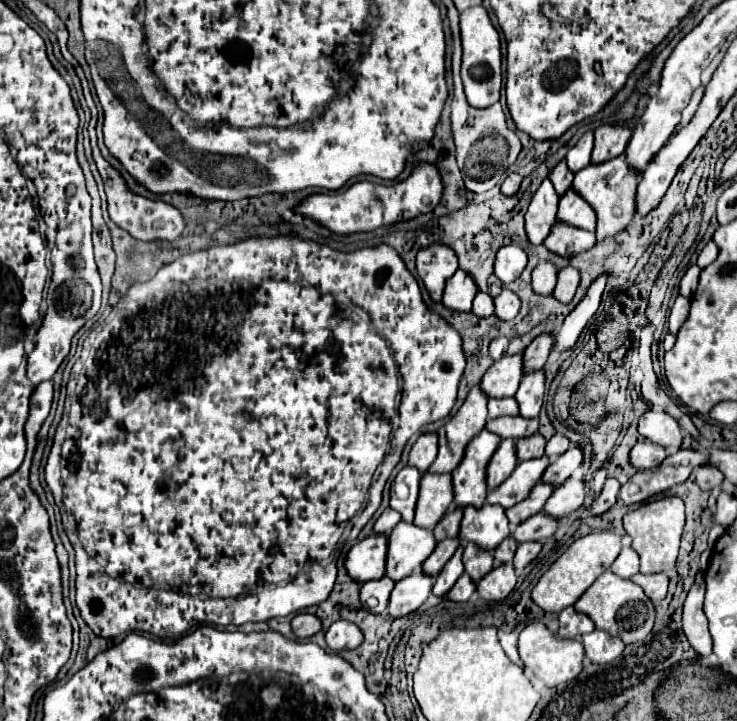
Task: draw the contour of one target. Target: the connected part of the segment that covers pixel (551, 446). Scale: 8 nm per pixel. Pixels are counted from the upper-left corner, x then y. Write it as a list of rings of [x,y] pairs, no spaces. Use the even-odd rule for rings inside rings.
[[[553,435],[553,437],[547,441],[545,455],[547,455],[549,459],[555,459],[555,457],[563,455],[567,449],[569,449],[569,439],[567,439],[565,435]]]

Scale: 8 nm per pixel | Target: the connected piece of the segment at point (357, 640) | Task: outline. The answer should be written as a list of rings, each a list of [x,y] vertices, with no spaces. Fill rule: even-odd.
[[[335,621],[325,633],[325,641],[333,651],[341,649],[357,649],[363,643],[363,631],[355,627],[355,623]]]

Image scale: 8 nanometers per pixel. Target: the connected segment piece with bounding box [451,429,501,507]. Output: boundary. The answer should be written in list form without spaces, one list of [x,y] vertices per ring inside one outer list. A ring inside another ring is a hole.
[[[483,429],[469,445],[463,455],[459,467],[455,467],[453,475],[453,491],[455,505],[459,507],[481,507],[487,499],[487,465],[491,455],[497,451],[501,437]]]

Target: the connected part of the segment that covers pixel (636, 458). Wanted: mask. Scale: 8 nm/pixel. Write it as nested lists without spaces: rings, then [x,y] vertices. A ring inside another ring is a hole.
[[[641,441],[631,449],[631,465],[637,469],[651,469],[659,465],[665,457],[667,457],[665,449],[651,441]]]

